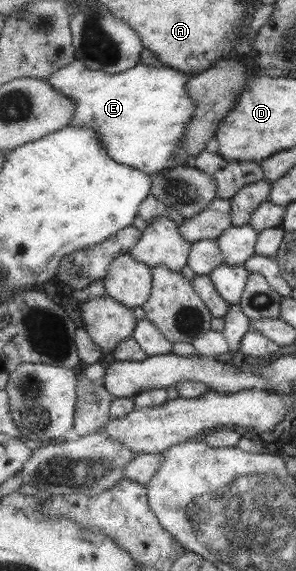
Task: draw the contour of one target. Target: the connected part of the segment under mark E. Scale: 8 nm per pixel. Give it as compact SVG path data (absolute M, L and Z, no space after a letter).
M76 60L65 66L57 74L49 78L49 85L57 88L65 95L73 98L77 105L77 112L73 116L71 126L91 126L104 141L104 146L115 161L129 164L135 169L140 169L150 176L160 173L169 167L177 166L174 160L180 151L188 125L193 120L196 105L188 91L190 76L161 62L151 65L135 65L127 71L107 73L107 71L93 71L85 66L85 62Z

